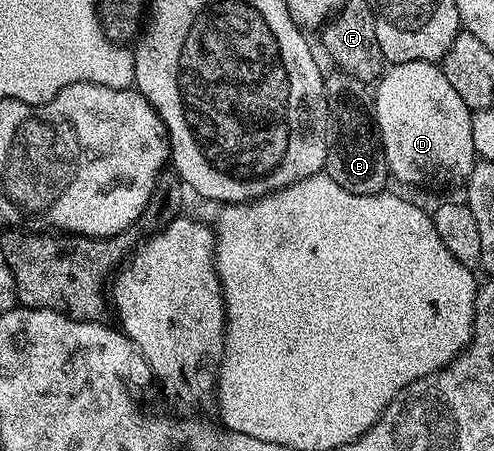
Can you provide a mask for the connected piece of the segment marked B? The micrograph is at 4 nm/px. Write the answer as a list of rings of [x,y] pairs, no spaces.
[[[333,70],[325,76],[329,123],[335,127],[329,138],[324,171],[332,180],[339,182],[345,192],[373,198],[386,191],[388,184],[385,183],[390,183],[391,177],[385,151],[381,149],[380,139],[371,127],[371,100],[368,95],[365,97],[365,88],[366,81],[340,70]]]

